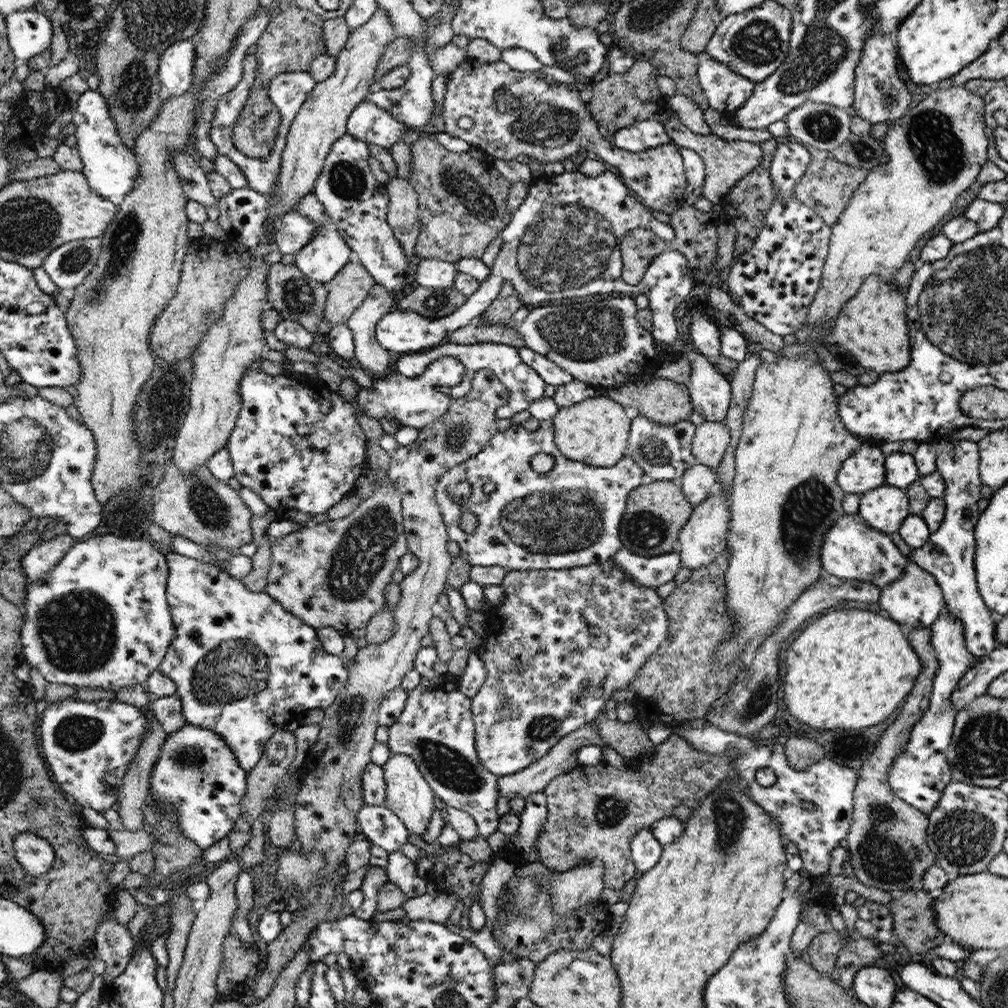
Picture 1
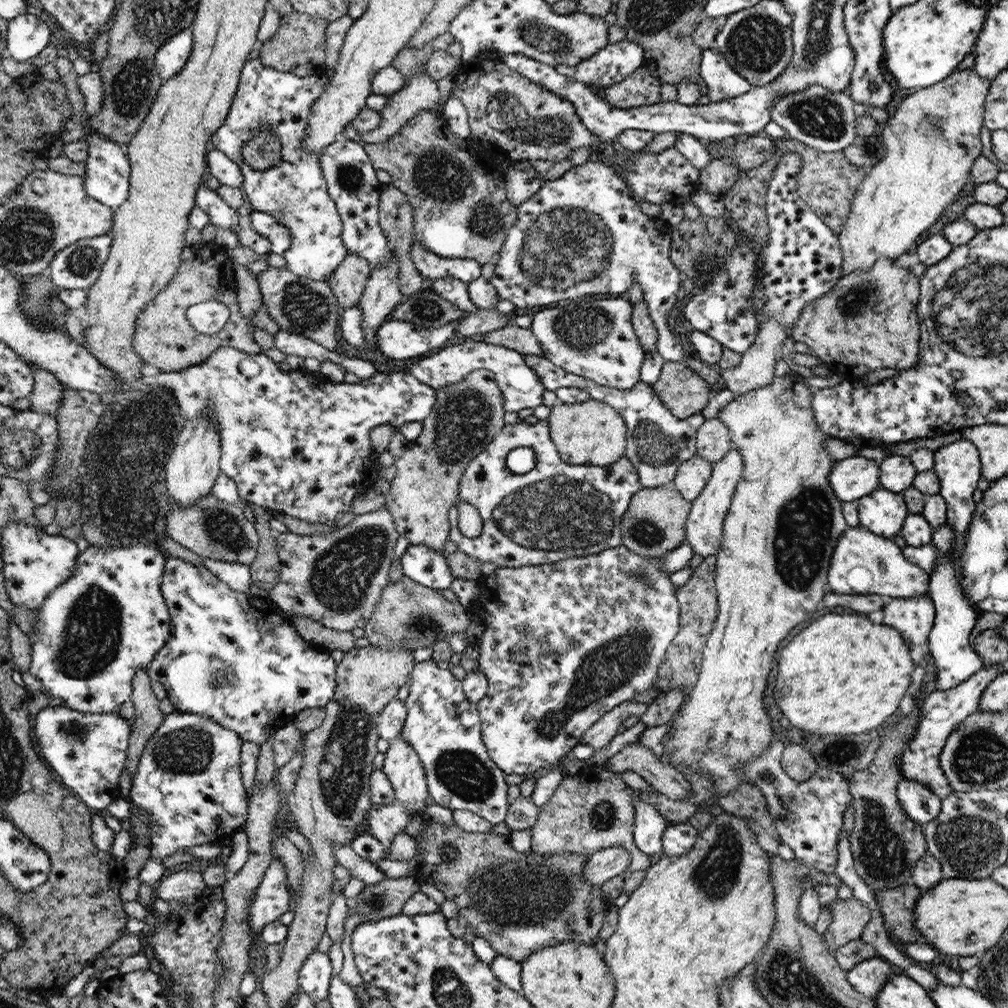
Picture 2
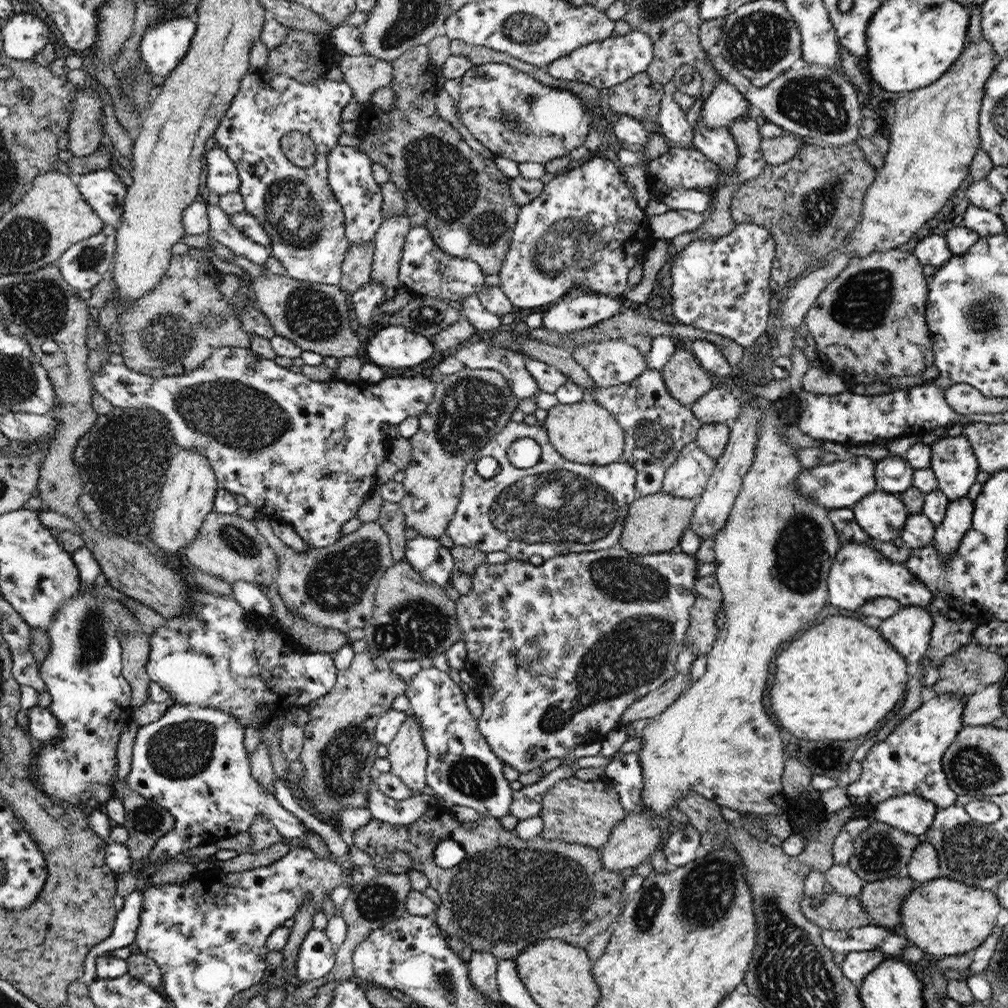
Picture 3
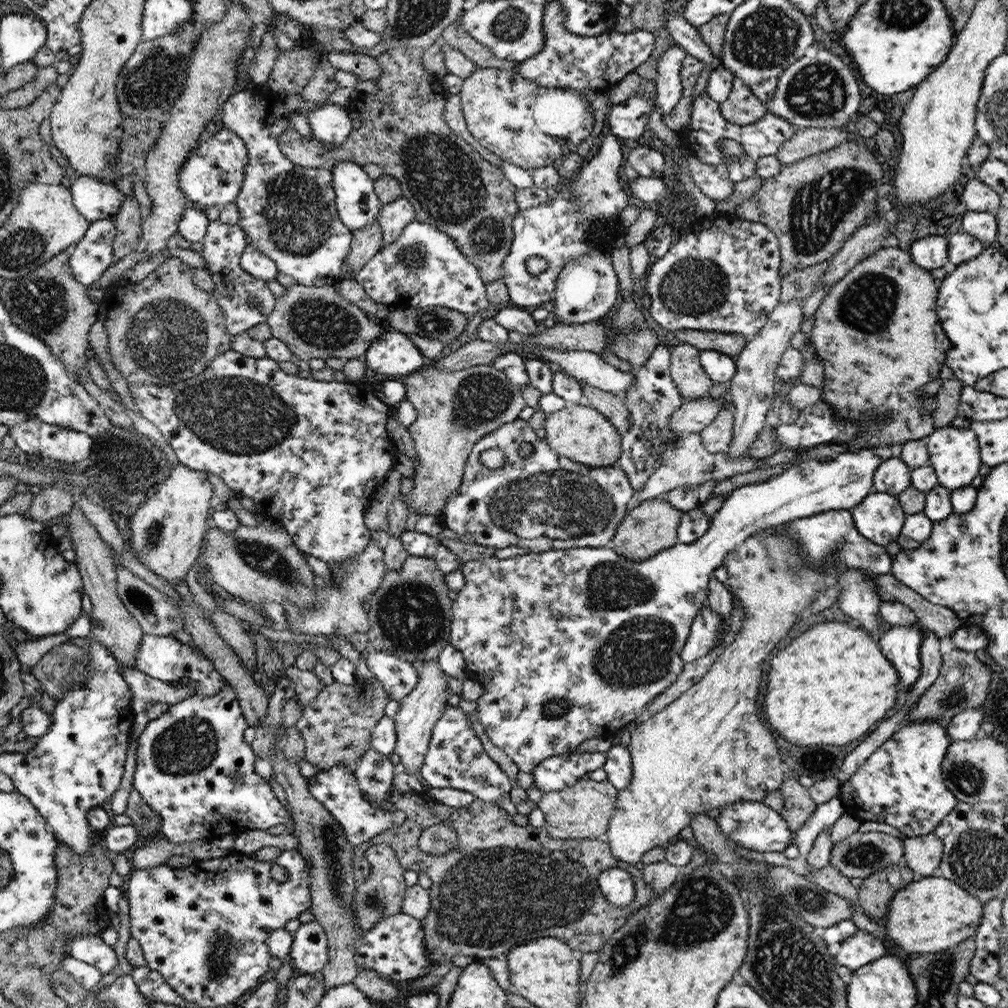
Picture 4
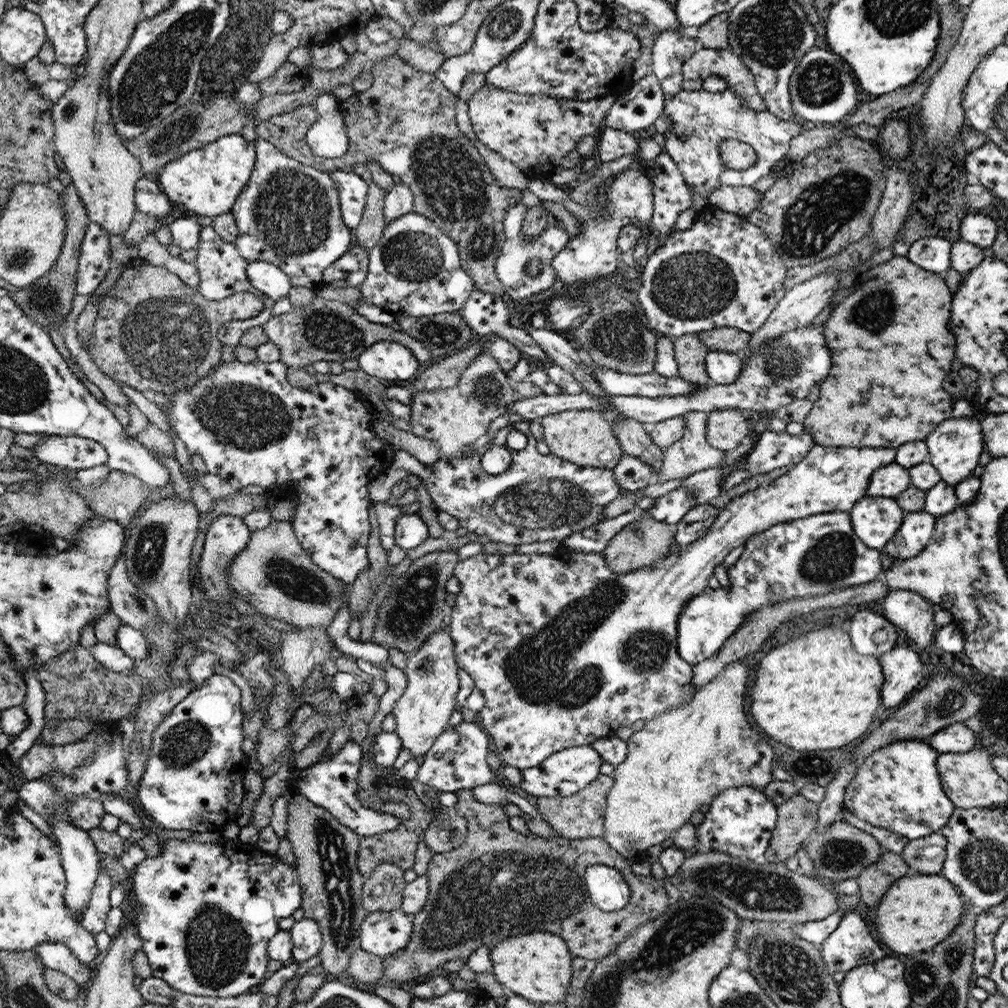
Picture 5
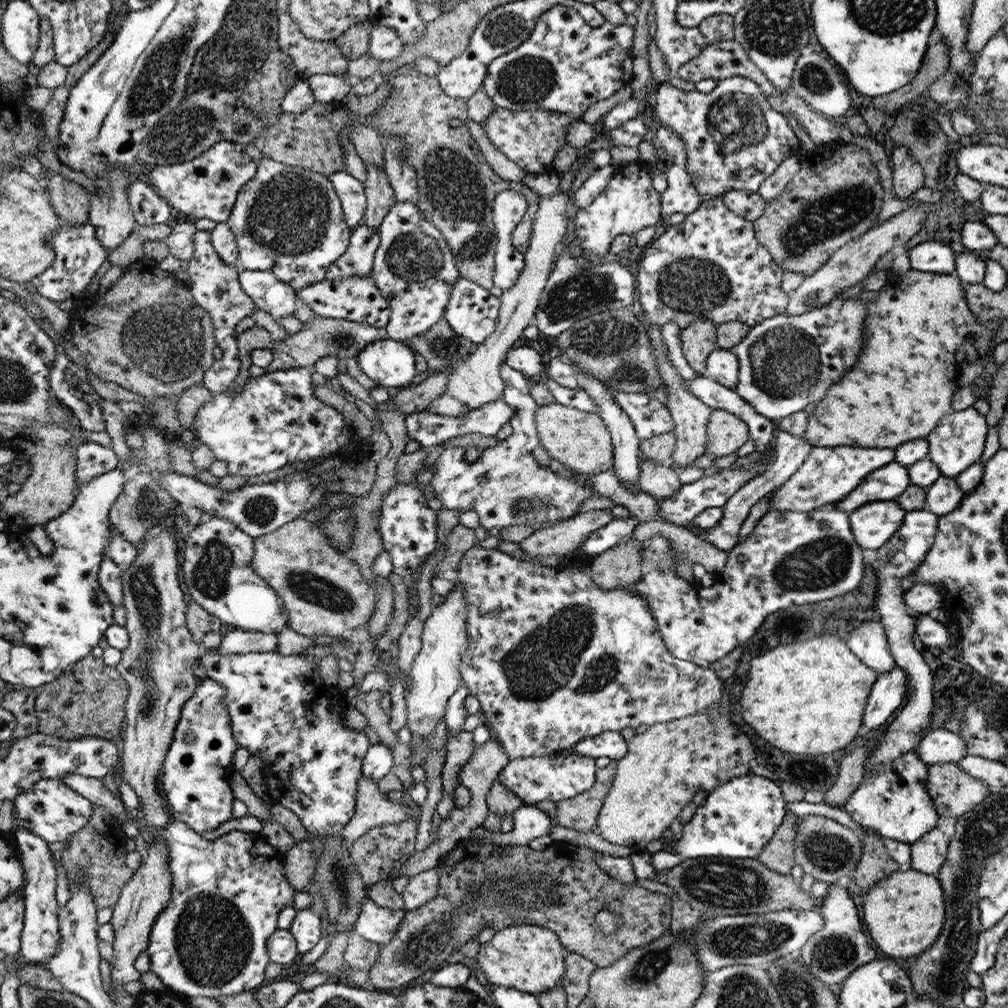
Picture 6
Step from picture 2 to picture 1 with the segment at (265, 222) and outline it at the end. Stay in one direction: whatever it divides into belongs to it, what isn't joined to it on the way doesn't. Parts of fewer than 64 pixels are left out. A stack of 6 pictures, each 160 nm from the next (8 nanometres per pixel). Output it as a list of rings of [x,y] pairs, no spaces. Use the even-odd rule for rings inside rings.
[[[297,212],[282,215],[274,223],[273,240],[282,254],[295,255],[317,233],[315,222]]]

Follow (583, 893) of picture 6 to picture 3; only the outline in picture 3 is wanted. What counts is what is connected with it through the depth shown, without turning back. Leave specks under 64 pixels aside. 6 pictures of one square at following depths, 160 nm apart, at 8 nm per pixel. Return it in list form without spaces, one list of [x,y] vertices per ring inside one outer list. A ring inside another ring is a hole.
[[[434,802],[428,810],[424,811],[424,814],[422,814],[416,822],[412,822],[412,824],[408,824],[408,826],[398,826],[398,828],[396,828],[396,826],[390,826],[384,824],[384,822],[373,820],[367,827],[360,829],[358,835],[355,836],[355,845],[358,846],[360,850],[370,855],[371,864],[380,870],[380,874],[387,873],[390,869],[383,860],[386,852],[393,852],[393,850],[401,848],[410,855],[412,861],[411,869],[422,870],[422,872],[426,874],[426,878],[429,878],[429,886],[437,890],[440,897],[442,897],[442,903],[437,906],[437,910],[432,915],[432,919],[447,939],[460,938],[464,944],[470,946],[473,950],[485,950],[486,952],[491,952],[498,959],[508,960],[514,959],[515,956],[518,956],[526,947],[531,947],[534,943],[538,943],[544,939],[562,939],[572,946],[585,949],[595,936],[604,932],[611,924],[614,925],[618,920],[624,908],[622,906],[622,890],[624,888],[625,878],[620,871],[607,871],[604,868],[601,861],[601,854],[599,853],[601,848],[597,849],[582,844],[570,844],[560,840],[546,840],[546,838],[542,838],[540,835],[532,840],[528,840],[528,842],[524,842],[524,840],[520,840],[520,838],[514,834],[514,831],[505,830],[498,819],[492,818],[493,816],[480,815],[480,820],[476,820],[476,822],[464,822],[464,820],[457,820],[456,817],[457,816],[451,811],[450,807]],[[445,839],[460,843],[460,846],[466,851],[461,862],[449,869],[438,866],[435,861],[436,845],[438,845],[440,840]]]

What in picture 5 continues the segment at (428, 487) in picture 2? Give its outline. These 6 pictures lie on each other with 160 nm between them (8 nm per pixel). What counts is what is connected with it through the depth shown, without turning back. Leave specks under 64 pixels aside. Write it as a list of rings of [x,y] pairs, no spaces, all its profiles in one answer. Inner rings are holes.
[[[484,349],[472,364],[466,367],[459,380],[449,389],[423,390],[414,393],[411,402],[411,416],[408,420],[409,433],[431,440],[440,447],[439,458],[463,456],[462,448],[477,445],[488,432],[491,422],[510,413],[509,408],[519,397],[513,382],[506,376],[502,367],[492,358],[492,354]]]

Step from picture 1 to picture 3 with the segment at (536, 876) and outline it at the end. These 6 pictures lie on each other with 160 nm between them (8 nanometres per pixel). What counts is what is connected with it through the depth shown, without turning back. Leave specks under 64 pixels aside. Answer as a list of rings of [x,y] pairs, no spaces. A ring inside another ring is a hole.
[[[626,812],[625,817],[599,851],[607,871],[621,871],[642,864],[656,848],[660,848],[668,832],[675,828],[658,830],[644,815]]]

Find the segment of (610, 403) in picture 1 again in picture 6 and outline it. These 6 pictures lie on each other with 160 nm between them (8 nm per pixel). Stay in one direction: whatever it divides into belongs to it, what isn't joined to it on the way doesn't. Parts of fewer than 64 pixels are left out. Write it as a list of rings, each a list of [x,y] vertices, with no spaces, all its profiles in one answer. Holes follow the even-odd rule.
[[[558,403],[539,406],[535,413],[539,444],[554,460],[573,472],[596,474],[613,468],[613,442],[606,424],[596,413],[586,413]]]

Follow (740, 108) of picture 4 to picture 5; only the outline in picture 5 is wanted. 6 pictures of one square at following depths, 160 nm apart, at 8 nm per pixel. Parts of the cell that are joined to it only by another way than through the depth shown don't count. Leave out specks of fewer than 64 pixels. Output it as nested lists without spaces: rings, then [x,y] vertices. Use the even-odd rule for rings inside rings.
[[[729,46],[725,49],[698,50],[682,65],[685,80],[702,82],[708,76],[717,75],[743,98],[743,105],[756,112],[766,111],[764,99],[757,93],[754,76],[743,60]]]

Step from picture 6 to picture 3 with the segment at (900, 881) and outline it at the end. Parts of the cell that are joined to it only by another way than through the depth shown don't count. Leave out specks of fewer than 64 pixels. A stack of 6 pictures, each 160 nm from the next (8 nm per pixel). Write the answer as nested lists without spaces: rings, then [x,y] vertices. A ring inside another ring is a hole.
[[[938,876],[930,882],[917,883],[910,891],[900,908],[900,933],[930,957],[968,954],[993,931],[1000,910],[1002,905],[994,890],[976,888]]]

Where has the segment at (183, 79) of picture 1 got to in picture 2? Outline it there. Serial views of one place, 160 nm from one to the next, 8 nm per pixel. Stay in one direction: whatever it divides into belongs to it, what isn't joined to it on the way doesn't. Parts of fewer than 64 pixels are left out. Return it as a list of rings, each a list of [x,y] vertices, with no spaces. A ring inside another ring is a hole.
[[[190,28],[180,31],[159,48],[154,59],[159,75],[164,81],[172,80],[183,70],[193,48],[194,33]]]

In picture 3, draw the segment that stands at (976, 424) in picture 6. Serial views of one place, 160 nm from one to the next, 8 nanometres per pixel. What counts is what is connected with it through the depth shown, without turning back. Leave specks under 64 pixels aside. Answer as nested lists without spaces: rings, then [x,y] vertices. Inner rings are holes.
[[[948,434],[930,445],[930,468],[935,472],[939,489],[950,501],[964,498],[979,472],[971,442],[964,434]]]

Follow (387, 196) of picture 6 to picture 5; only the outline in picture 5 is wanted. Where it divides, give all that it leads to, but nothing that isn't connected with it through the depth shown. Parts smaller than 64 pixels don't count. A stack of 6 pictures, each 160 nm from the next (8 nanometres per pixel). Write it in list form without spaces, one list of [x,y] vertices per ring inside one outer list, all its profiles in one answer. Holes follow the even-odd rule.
[[[374,182],[368,185],[369,190],[363,220],[358,227],[353,229],[357,244],[366,247],[367,251],[379,243],[388,223],[387,217],[383,213],[383,204],[386,198],[385,190]]]

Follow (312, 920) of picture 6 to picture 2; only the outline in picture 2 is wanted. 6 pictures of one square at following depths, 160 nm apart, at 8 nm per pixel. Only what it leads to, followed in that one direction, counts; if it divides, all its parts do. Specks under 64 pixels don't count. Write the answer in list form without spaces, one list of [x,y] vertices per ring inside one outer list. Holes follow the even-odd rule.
[[[320,951],[314,952],[303,964],[299,972],[299,988],[314,1002],[327,999],[333,979],[330,957]]]

